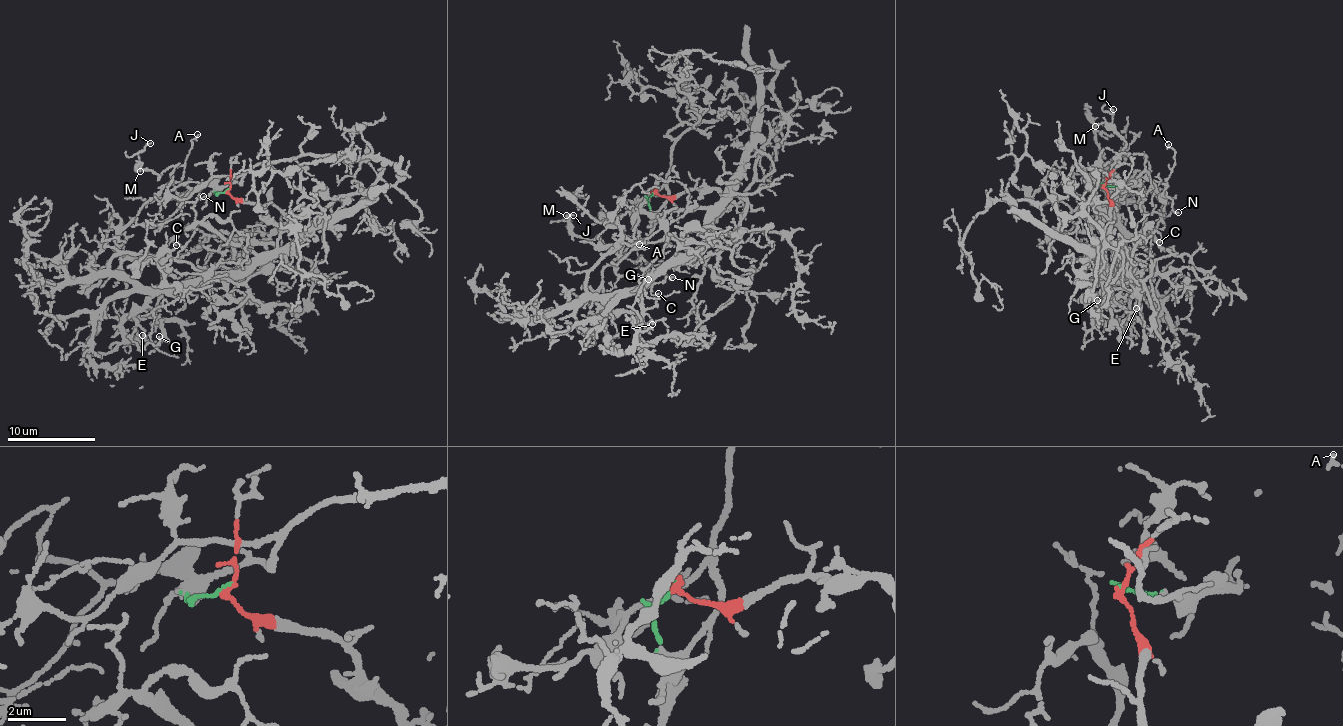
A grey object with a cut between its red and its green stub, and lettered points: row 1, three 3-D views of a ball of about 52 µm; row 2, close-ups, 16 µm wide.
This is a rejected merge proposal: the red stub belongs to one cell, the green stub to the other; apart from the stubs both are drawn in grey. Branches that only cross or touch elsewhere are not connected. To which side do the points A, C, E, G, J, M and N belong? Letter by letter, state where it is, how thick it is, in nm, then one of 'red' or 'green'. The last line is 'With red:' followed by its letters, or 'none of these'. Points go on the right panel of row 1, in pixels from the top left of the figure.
A: at (1168, 144); 110 nm thick; green
C: at (1159, 242); 90 nm thick; red
E: at (1136, 308); 120 nm thick; red
G: at (1097, 300); 150 nm thick; red
J: at (1113, 109); 110 nm thick; green
M: at (1095, 126); 100 nm thick; green
N: at (1178, 212); 120 nm thick; green
With red: C, E, G

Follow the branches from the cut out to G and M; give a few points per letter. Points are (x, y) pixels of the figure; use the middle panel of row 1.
G: (654, 192), (718, 192), (725, 200), (685, 261), (651, 271), (642, 321), (632, 308), (648, 279)
M: (654, 192), (648, 204), (652, 228), (648, 236), (621, 253), (601, 239), (576, 236), (567, 215)

